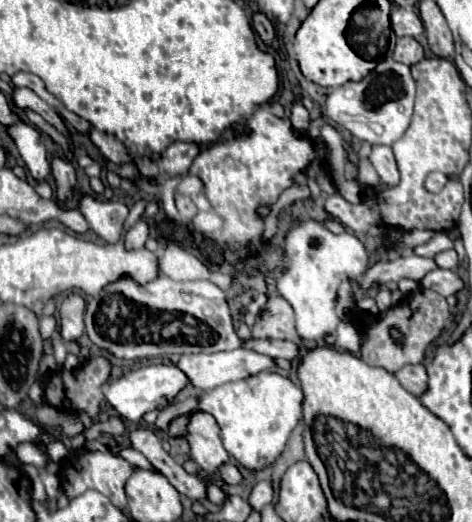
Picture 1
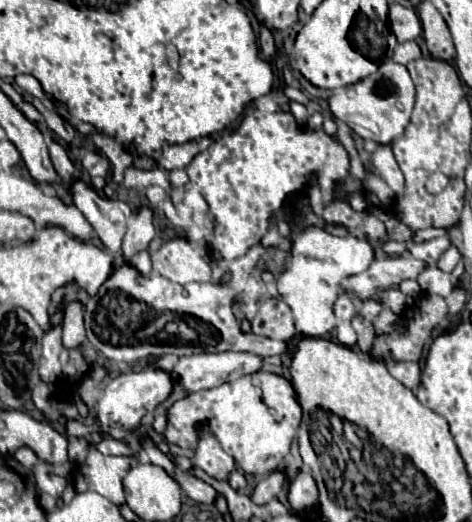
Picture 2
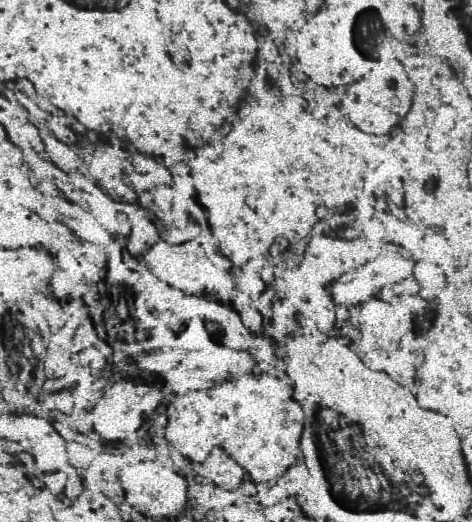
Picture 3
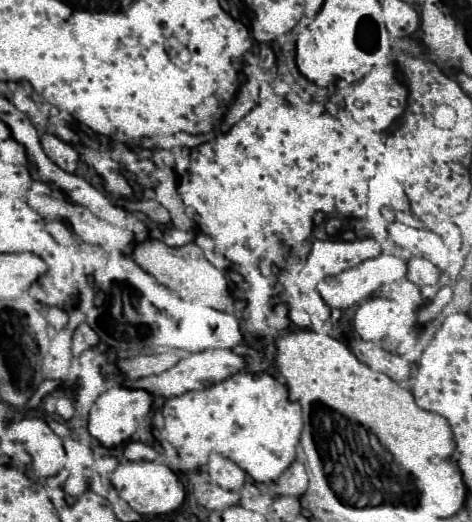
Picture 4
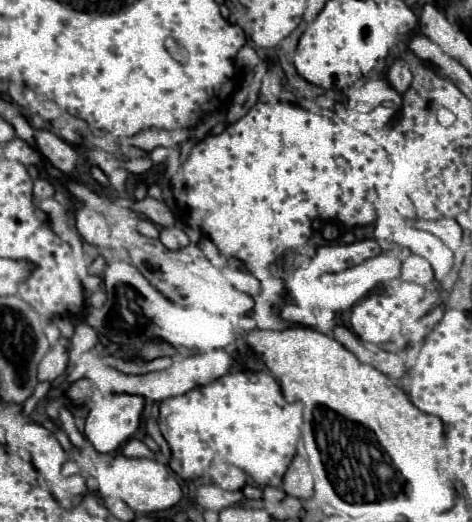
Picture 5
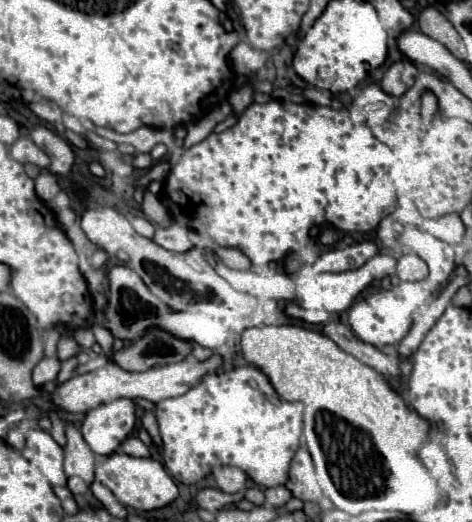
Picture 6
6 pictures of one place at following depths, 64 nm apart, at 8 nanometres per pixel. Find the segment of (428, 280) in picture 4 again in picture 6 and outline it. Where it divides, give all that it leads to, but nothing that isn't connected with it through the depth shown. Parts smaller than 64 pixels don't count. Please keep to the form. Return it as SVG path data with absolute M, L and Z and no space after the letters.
M406 254L406 256L398 258L396 276L400 280L410 280L410 282L412 280L422 280L426 274L428 274L428 266L416 254Z

